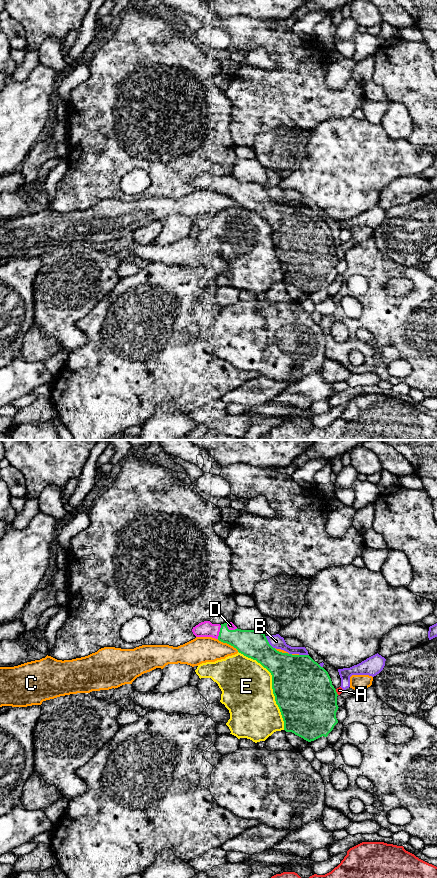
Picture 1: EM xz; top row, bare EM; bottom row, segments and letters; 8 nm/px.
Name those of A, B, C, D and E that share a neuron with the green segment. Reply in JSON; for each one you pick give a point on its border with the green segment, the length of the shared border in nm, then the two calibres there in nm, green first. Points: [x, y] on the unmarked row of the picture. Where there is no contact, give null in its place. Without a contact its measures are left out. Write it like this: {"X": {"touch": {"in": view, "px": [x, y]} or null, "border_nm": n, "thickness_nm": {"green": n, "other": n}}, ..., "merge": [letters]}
{"D": {"touch": {"in": "xz", "px": [230, 182]}, "border_nm": 110, "thickness_nm": {"green": 220, "other": 60}}, "merge": ["D"]}

